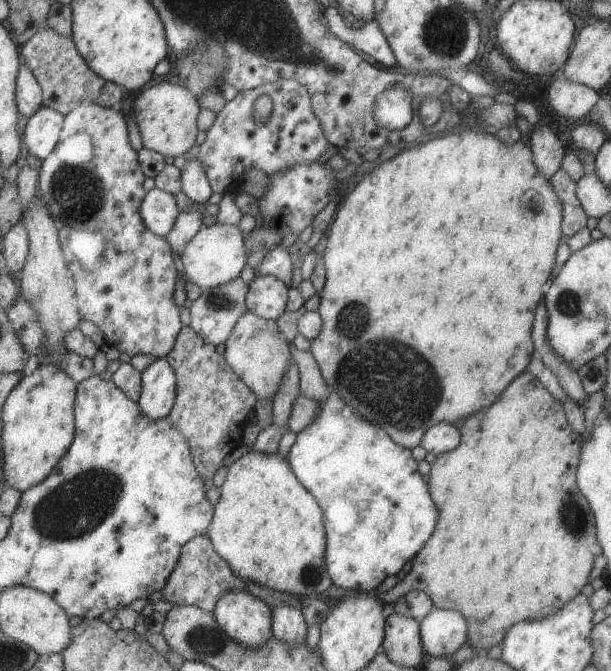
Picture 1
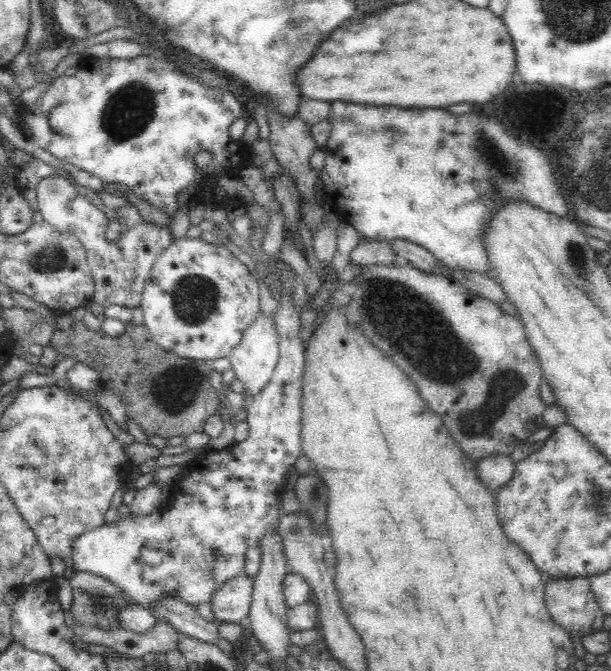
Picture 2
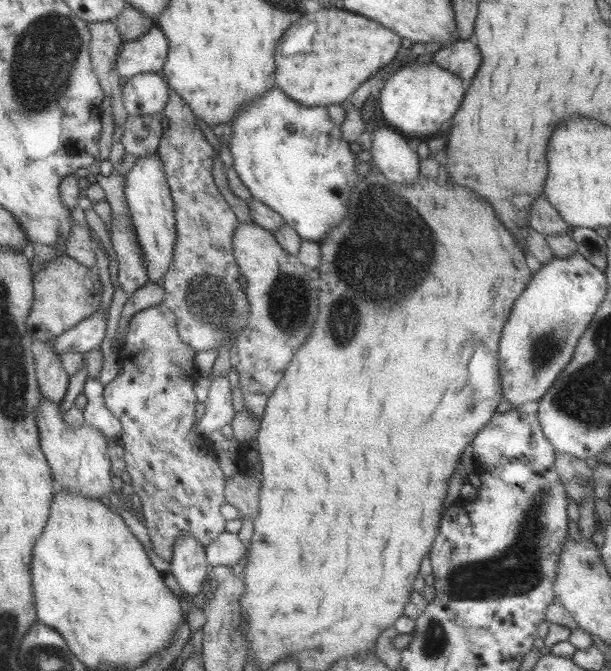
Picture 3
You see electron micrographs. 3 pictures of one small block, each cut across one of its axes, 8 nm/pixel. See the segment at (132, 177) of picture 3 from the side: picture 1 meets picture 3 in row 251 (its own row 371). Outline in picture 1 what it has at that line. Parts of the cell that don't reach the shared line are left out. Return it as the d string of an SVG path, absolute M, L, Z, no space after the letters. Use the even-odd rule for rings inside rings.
M164 357L155 359L140 372L139 411L150 420L169 415L176 396L176 379Z

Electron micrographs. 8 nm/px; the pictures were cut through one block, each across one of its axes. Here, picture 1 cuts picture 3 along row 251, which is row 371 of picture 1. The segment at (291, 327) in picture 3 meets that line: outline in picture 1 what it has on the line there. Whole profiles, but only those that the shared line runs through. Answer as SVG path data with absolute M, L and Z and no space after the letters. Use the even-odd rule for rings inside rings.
M246 311L238 317L224 345L223 357L229 369L253 392L256 399L271 398L272 401L291 361L289 343L277 329L276 320L255 317L255 314Z

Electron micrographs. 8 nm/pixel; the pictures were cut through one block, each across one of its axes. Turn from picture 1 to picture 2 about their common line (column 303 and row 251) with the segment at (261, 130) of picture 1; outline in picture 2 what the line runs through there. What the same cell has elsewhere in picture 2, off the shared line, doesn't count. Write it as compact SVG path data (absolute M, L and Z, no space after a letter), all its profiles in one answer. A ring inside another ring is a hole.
M52 174L42 178L38 183L37 199L43 219L60 233L74 236L87 251L87 260L95 279L95 294L92 301L101 307L140 307L145 281L154 262L172 244L168 227L158 227L145 222L136 224L131 230L123 232L116 243L108 243L106 213L82 196L77 185L66 176Z

